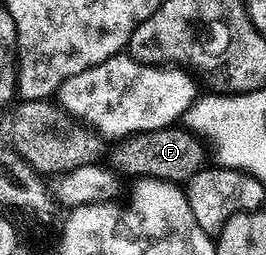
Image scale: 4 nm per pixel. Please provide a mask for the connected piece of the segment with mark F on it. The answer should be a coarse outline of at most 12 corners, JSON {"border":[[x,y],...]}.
{"border":[[185,126],[119,139],[108,164],[126,178],[181,185],[208,164]]}

